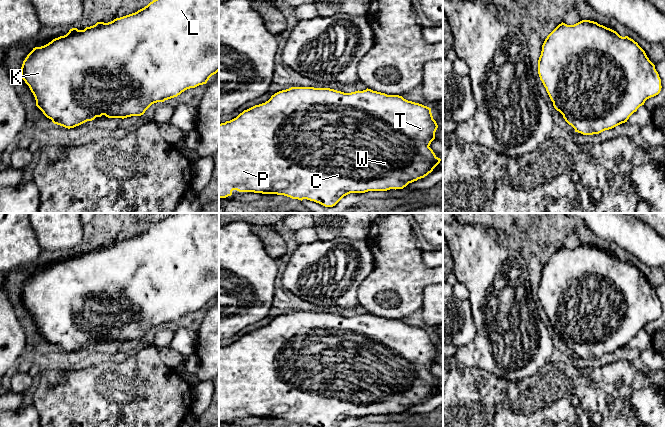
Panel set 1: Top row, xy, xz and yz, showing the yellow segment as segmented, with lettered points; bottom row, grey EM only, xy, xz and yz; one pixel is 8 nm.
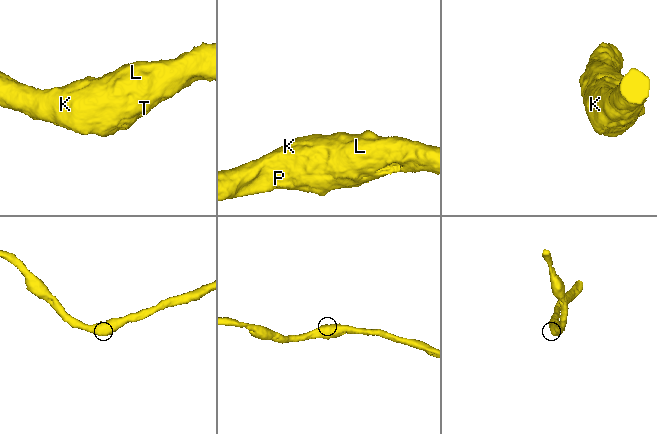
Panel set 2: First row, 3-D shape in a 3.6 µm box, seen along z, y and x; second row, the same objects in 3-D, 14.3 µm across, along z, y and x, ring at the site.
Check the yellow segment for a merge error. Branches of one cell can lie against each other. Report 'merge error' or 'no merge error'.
no merge error

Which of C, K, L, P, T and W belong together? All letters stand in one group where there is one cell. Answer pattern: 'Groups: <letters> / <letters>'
Groups: C K L P T W

